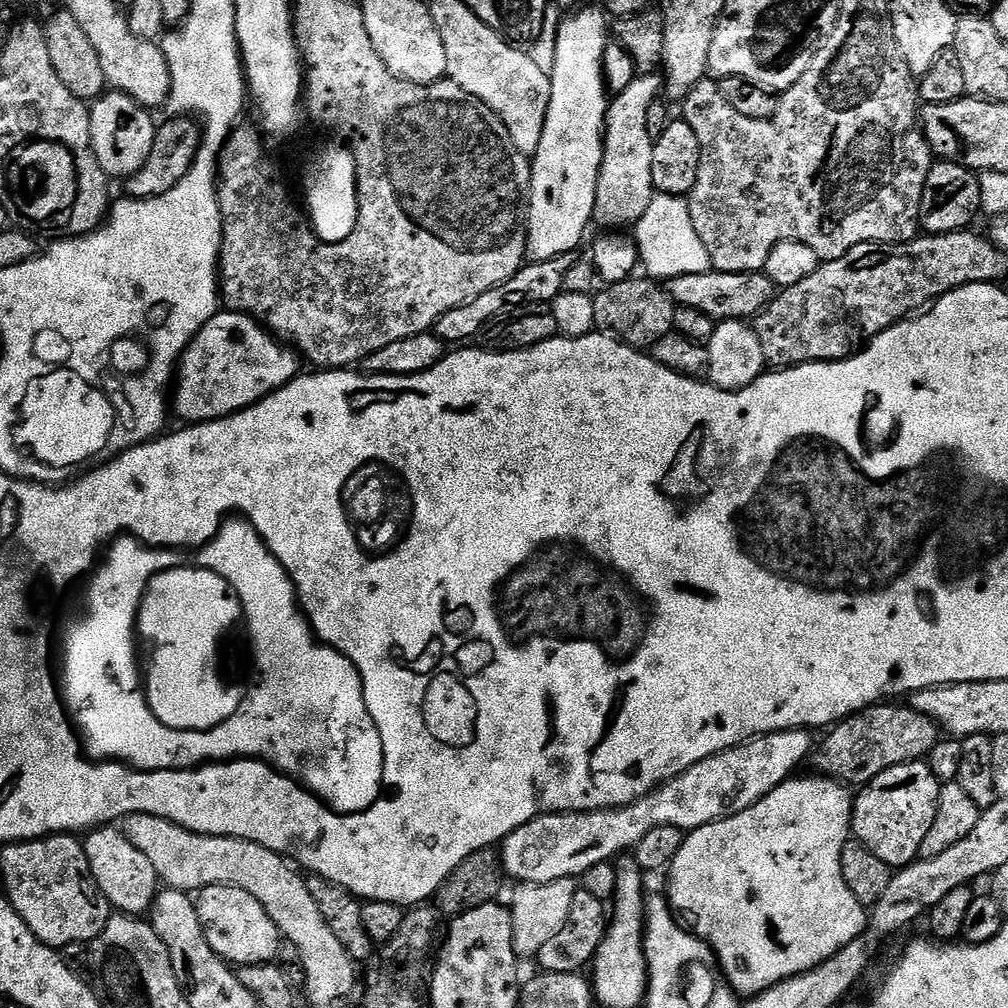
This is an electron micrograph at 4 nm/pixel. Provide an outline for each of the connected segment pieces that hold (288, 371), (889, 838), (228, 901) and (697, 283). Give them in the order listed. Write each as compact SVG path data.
M217 311L216 316L210 318L210 322L206 322L206 326L188 343L188 349L180 358L174 373L174 387L170 392L171 411L175 415L177 412L189 425L204 424L207 420L221 420L223 416L233 416L236 412L249 408L251 404L265 400L267 396L296 379L301 371L299 363L301 364L301 361L297 353L277 340L263 323L245 316L242 312Z
M927 763L890 766L878 778L863 785L852 801L851 835L892 870L911 864L920 855L920 847L938 813L942 781Z
M210 886L201 890L195 901L202 930L206 930L206 942L210 942L212 949L227 960L229 965L271 964L277 959L282 937L278 926L274 926L270 914L266 914L258 898L251 896L246 890L230 886Z
M709 270L702 274L682 274L667 281L666 291L672 303L690 310L702 310L714 321L755 318L767 308L778 289L763 272L718 272Z

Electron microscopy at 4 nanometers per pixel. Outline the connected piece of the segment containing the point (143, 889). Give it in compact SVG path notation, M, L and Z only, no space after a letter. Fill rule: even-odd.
M105 826L87 833L83 841L86 858L90 858L90 870L94 870L94 882L106 894L117 913L143 917L156 903L158 881L154 865L124 837L123 831L116 826Z

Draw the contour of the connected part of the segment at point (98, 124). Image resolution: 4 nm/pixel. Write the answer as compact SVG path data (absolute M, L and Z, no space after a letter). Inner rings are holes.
M105 91L99 100L90 108L90 138L92 149L102 166L102 170L110 178L127 178L132 176L150 158L150 146L154 146L157 121L152 121L153 113L144 108L125 92Z

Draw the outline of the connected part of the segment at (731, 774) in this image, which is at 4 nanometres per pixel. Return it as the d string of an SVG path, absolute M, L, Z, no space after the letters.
M791 728L790 730L782 730L781 732L771 732L765 736L755 736L753 740L747 740L745 744L734 746L725 752L714 754L710 758L702 758L702 762L698 762L694 766L690 766L690 770L686 770L682 774L678 774L673 780L667 780L660 787L654 789L650 795L644 796L640 800L636 800L633 804L627 804L625 808L617 808L615 810L598 810L597 812L549 812L536 816L530 822L526 822L526 826L518 826L518 830L514 830L509 836L499 845L498 851L500 854L500 863L504 865L504 871L509 877L513 876L513 881L522 884L545 884L546 882L554 882L555 880L571 880L580 878L583 872L588 872L591 868L596 868L599 864L604 864L607 860L615 861L621 854L627 850L635 849L638 842L642 842L642 838L646 838L646 834L650 834L650 830L658 830L658 826L674 826L675 828L683 828L691 830L701 828L710 822L718 822L724 820L728 816L734 814L742 814L742 810L746 810L750 806L754 806L762 798L766 798L766 794L770 794L779 784L783 784L785 780L793 775L792 772L804 759L811 757L814 752L813 733L803 728Z

